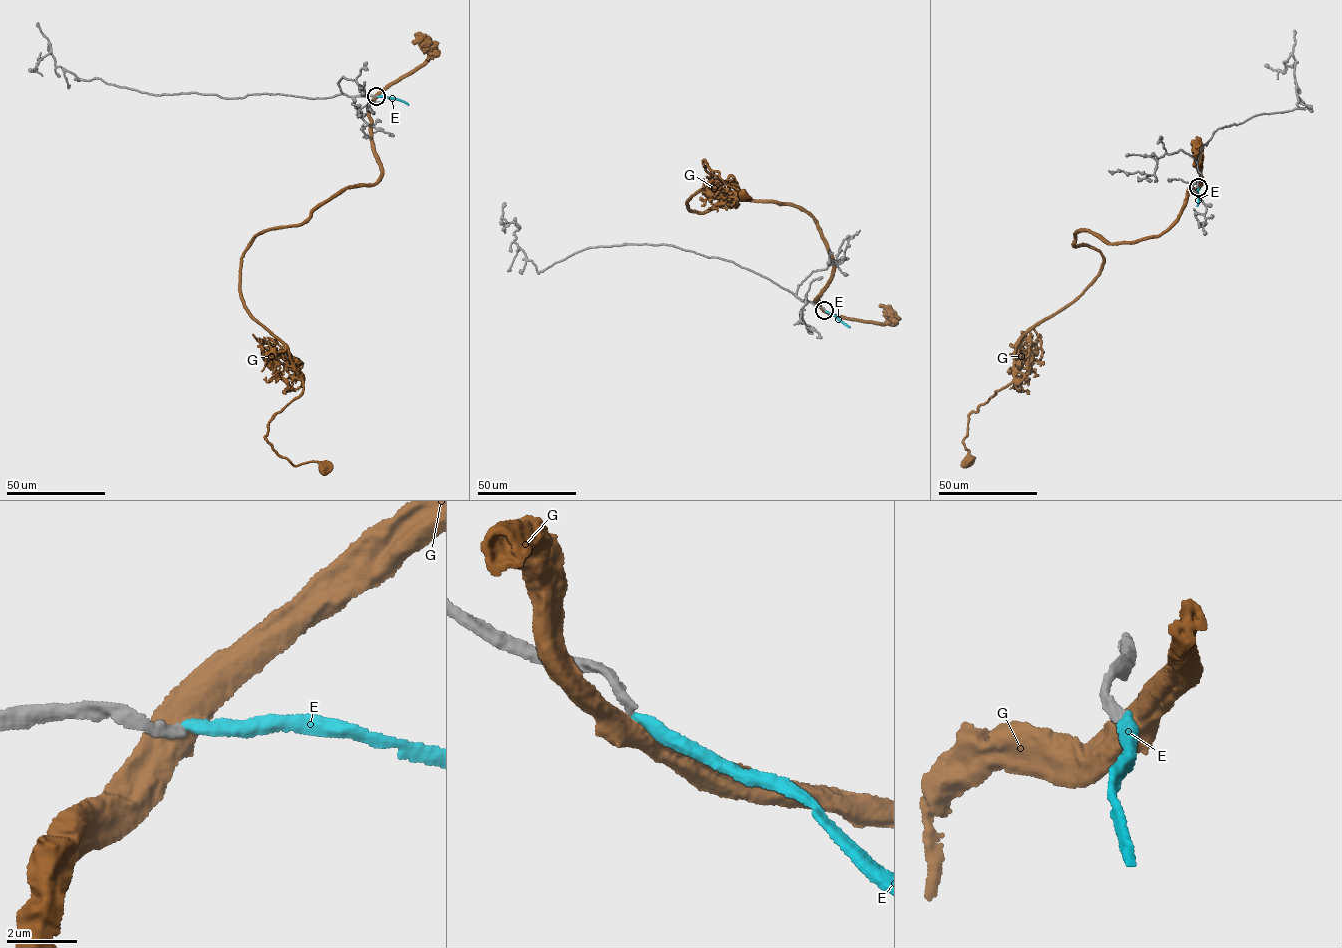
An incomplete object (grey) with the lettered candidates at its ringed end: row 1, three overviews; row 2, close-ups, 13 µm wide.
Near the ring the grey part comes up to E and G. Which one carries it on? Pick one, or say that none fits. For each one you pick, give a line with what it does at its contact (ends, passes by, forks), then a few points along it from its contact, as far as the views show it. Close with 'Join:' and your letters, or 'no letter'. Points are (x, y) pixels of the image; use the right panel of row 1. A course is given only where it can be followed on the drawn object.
E: it ends | via (1198, 187), (1197, 205)
Join: E

